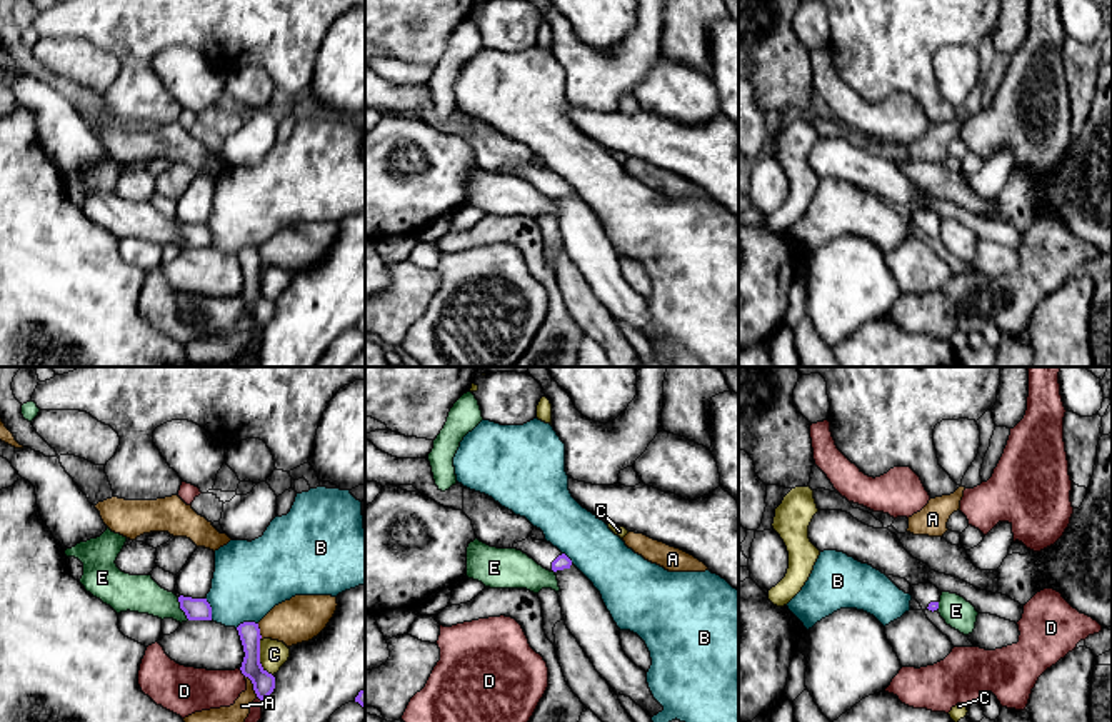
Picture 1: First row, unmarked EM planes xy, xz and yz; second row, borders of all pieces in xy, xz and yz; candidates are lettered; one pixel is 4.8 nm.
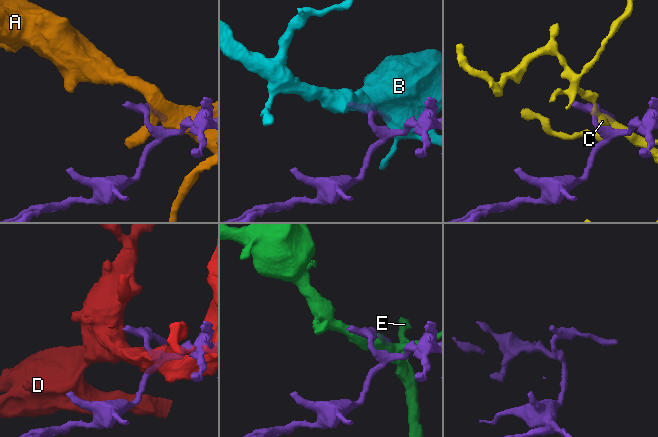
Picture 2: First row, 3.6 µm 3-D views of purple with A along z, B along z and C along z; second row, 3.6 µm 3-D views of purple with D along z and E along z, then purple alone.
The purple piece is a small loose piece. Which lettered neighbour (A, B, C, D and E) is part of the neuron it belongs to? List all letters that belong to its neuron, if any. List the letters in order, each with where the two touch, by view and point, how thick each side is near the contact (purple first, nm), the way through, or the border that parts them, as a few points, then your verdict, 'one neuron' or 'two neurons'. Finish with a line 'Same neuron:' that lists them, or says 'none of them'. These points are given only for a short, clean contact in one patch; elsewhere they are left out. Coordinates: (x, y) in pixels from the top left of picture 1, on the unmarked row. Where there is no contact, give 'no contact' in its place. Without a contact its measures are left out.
A: meets purple in xy at (254, 312); 110 nm thick on the purple side, 150 nm on the other; two neurons
B: meets purple in xy at (210, 235); 110 nm thick on the purple side, 360 nm on the other; two neurons
C: meets purple in xy at (259, 285); 110 nm thick on the purple side, 140 nm on the other; two neurons
D: meets purple in xy at (242, 299); 110 nm thick on the purple side, 200 nm on the other; two neurons
E: meets purple in xy at (180, 234); 110 nm thick on the purple side, 180 nm on the other; two neurons
Same neuron: none of them

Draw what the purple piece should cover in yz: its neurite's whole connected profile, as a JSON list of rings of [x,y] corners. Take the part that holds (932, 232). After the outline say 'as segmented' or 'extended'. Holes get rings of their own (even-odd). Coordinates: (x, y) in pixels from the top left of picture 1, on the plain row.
[[[919,210],[910,213],[910,222],[915,225],[922,237],[939,238],[942,218],[932,210]]]; extended

